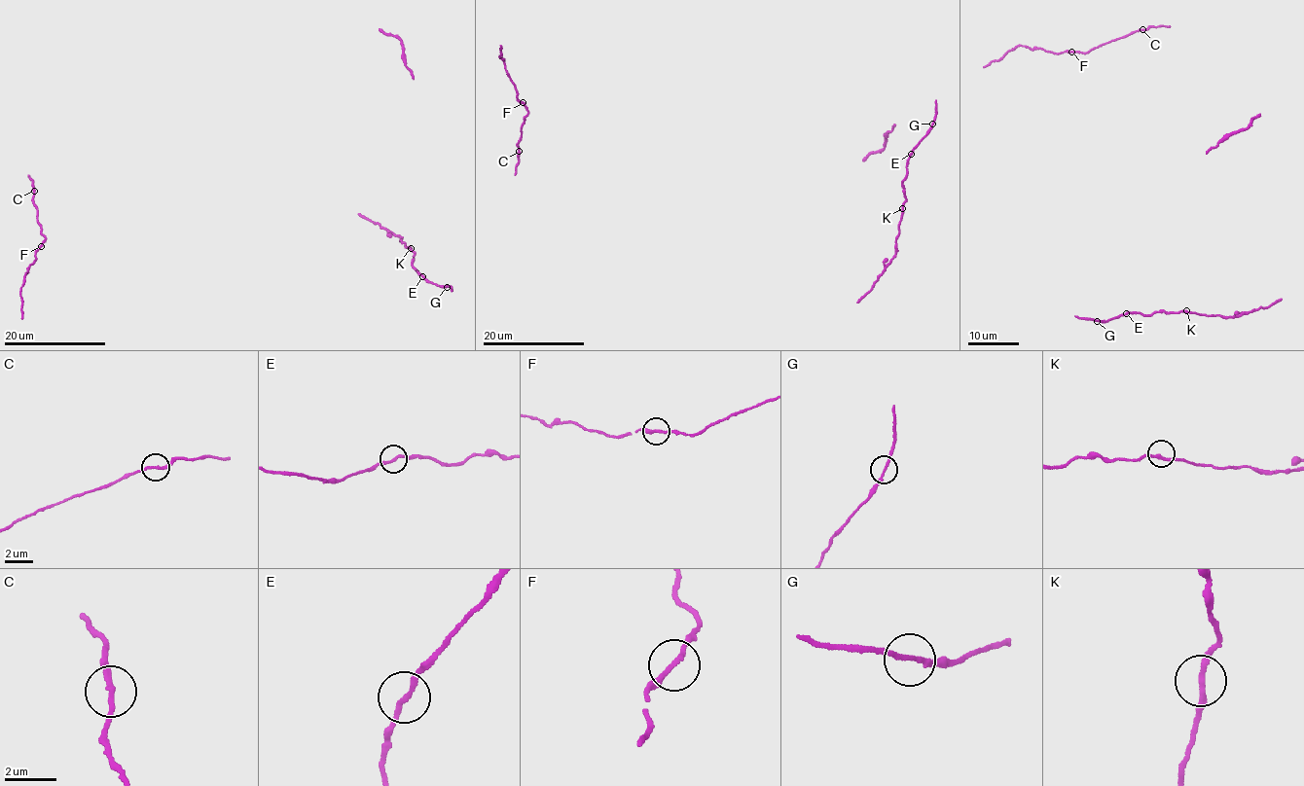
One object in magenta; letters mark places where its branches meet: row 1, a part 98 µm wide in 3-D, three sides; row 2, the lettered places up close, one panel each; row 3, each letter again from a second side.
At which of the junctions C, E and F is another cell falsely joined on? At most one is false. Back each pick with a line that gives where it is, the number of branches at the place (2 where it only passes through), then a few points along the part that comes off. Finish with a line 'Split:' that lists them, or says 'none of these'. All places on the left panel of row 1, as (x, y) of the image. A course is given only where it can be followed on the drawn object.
Split: none of these

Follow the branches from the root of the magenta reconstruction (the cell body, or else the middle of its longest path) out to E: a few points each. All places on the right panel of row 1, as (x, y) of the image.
E: (1282, 299), (1267, 307), (1232, 317), (1181, 311), (1126, 313)

